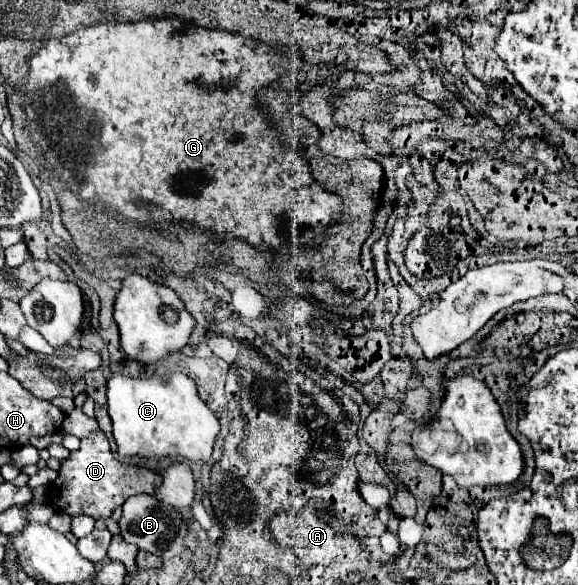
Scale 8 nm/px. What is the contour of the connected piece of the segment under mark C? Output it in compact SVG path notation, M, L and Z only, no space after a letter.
M113 374L107 380L109 416L113 422L113 436L117 440L117 454L165 458L181 456L187 460L207 462L219 434L219 420L199 398L195 382L185 374L127 378Z

